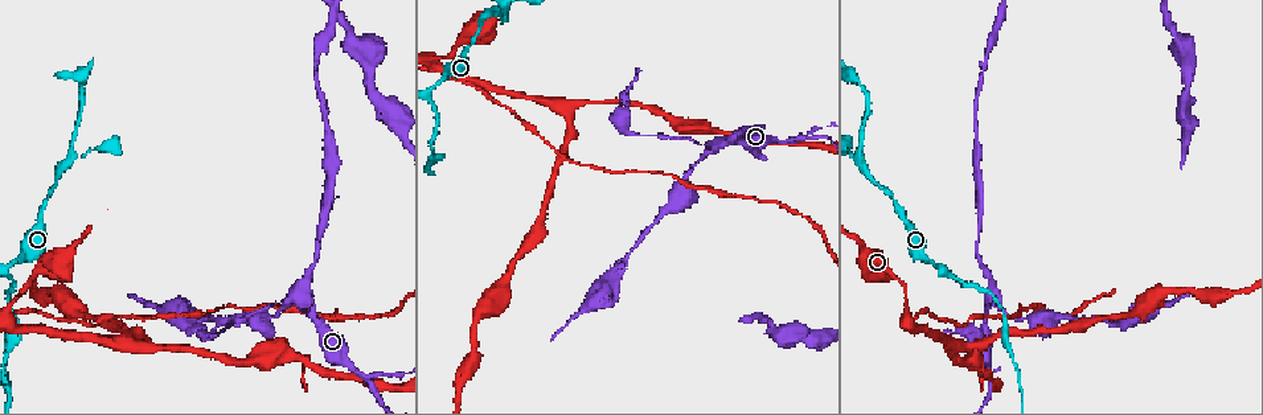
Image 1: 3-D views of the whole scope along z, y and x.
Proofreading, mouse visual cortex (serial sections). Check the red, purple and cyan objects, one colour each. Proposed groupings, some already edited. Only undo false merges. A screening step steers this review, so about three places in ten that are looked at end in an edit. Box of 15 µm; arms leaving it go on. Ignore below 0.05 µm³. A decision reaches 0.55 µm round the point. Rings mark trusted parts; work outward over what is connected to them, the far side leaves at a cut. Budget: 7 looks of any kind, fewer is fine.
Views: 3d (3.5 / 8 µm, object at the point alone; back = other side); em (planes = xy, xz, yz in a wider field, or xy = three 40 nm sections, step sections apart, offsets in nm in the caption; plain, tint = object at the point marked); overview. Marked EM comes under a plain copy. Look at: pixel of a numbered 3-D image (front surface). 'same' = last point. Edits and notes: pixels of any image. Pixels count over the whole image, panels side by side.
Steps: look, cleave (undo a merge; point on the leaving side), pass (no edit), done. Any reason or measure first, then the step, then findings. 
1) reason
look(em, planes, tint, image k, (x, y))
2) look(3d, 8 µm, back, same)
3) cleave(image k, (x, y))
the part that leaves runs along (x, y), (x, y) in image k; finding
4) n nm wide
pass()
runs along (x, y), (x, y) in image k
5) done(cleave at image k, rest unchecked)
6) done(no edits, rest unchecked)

three-way junction
look(3d, 3.5 µm, back, image 1, (7, 325))

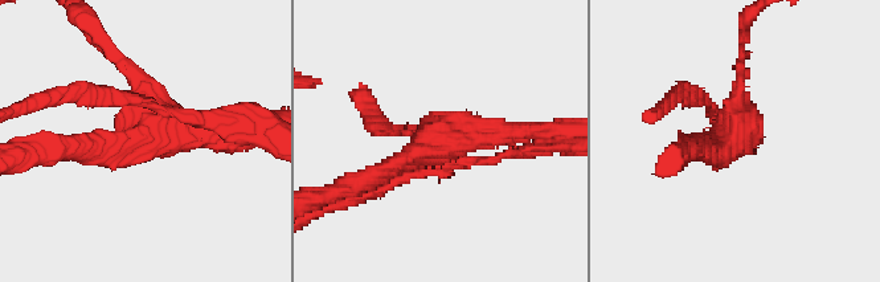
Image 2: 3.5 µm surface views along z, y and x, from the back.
3 arms; arms of 150, 150, 250 nm
look(em, planes, tint, image 2, (736, 138))

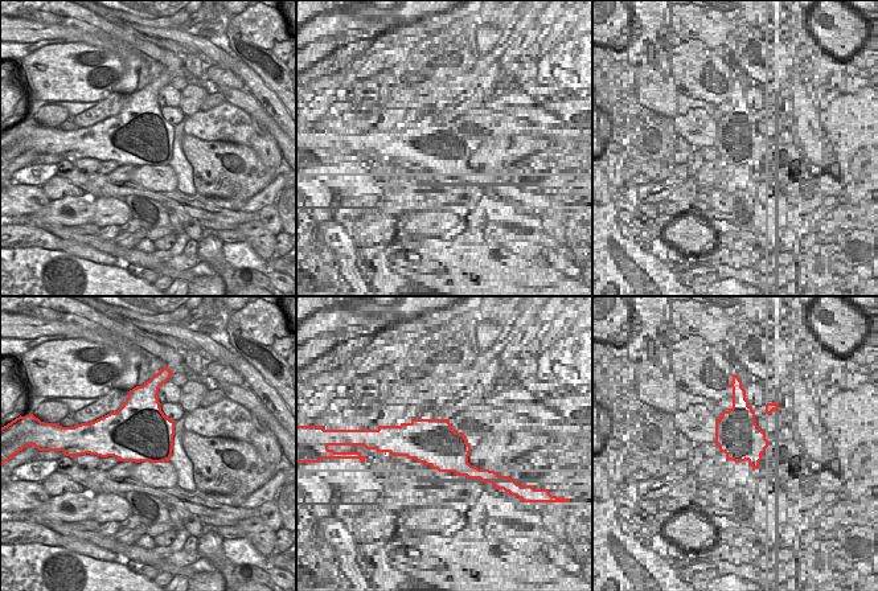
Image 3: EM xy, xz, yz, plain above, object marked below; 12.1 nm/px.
pass()
runs along (118, 56), (143, 129), (114, 154), (61, 148) in image 2; all the same cell

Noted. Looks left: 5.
a narrow waist
look(3d, 3.5 µm, image 1, (71, 157))

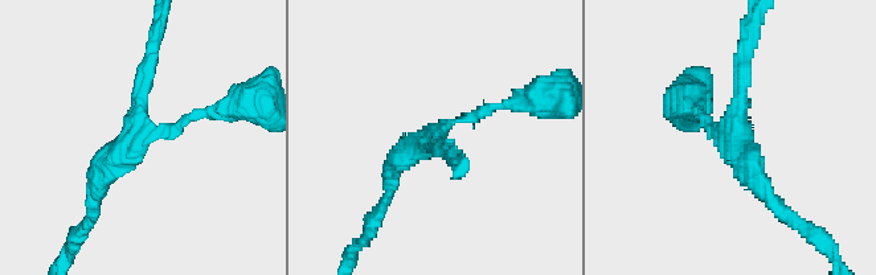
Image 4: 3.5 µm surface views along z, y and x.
3 arms; arms of 150, 200, 200 nm
look(em, planes, tint, image 4, (737, 139))

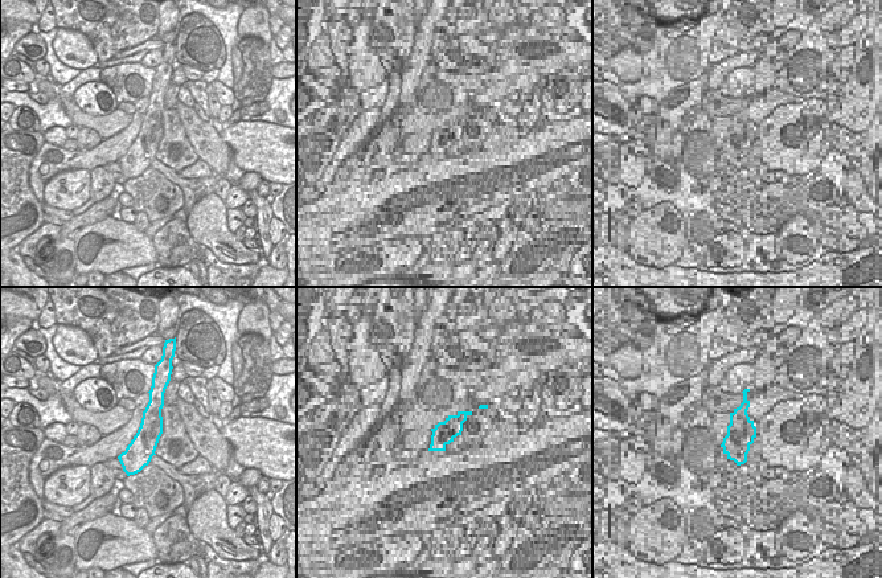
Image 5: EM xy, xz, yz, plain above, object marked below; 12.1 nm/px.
pass()
runs along (91, 206), (136, 128), (152, 52) in image 4; all the same cell

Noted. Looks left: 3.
sudden change in width
look(3d, 8 µm, image 1, (701, 144))

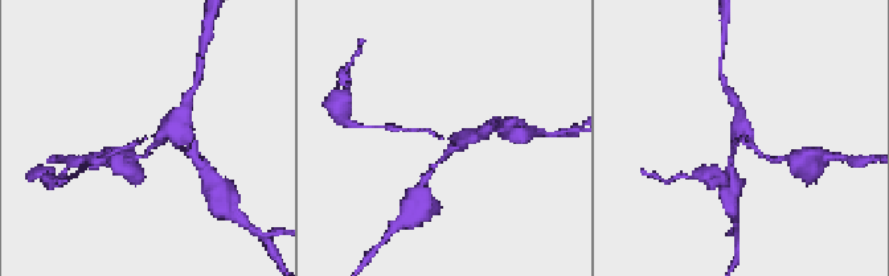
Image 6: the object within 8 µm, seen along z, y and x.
arms of 150, 400 nm; need the tissue
look(em, xy, step 1, tint, image 6, (143, 140))

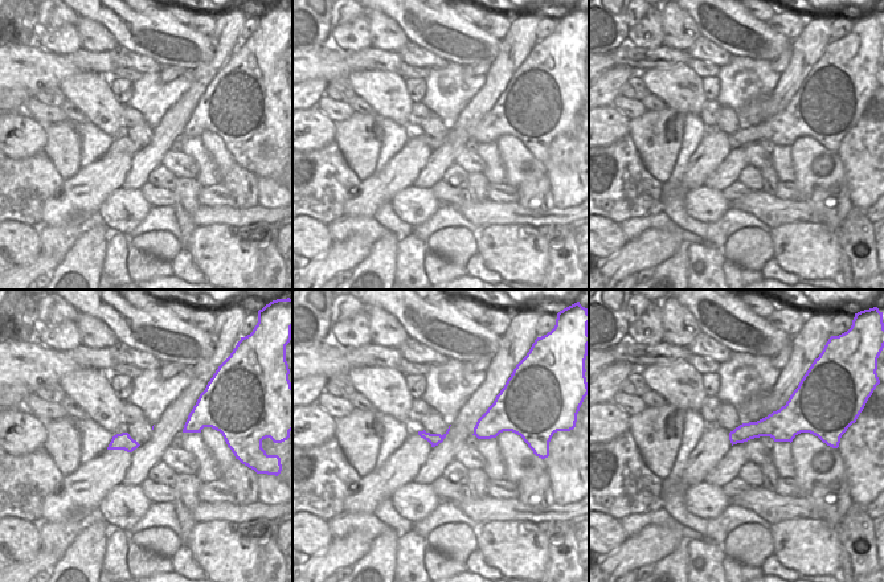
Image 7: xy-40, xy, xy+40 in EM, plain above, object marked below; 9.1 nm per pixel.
pass()
one cell here

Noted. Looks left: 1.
done(no edits, rest unchecked)

